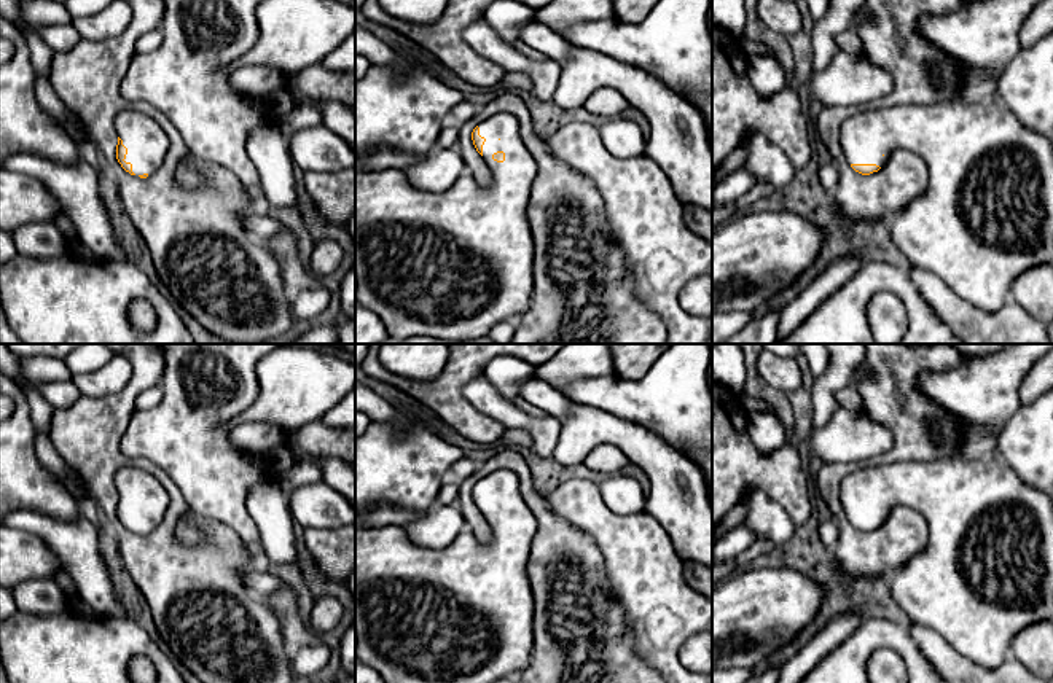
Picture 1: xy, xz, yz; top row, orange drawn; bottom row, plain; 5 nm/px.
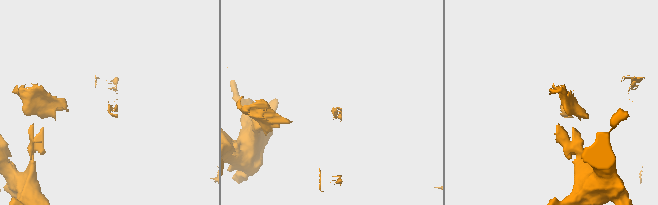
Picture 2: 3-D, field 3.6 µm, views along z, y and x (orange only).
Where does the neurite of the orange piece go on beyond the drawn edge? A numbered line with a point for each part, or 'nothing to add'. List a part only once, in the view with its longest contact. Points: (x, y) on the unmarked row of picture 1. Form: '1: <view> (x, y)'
1: xy (147, 500)

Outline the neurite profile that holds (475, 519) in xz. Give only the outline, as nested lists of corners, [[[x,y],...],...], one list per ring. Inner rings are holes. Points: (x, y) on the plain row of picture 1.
[[[505,449],[480,463],[460,484],[456,505],[480,543],[492,540],[484,514],[476,508],[472,489],[492,471],[508,470],[519,479],[521,495],[537,519],[530,546],[527,576],[535,600],[534,648],[527,667],[515,677],[516,683],[664,683],[656,669],[632,648],[632,635],[621,605],[610,594],[604,559],[594,540],[561,519],[532,486],[524,457]]]

